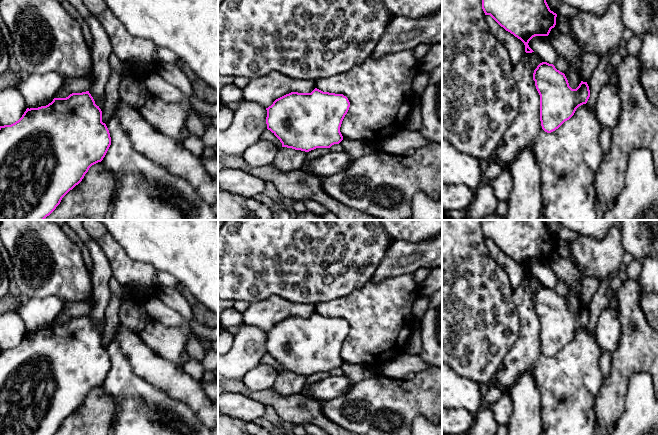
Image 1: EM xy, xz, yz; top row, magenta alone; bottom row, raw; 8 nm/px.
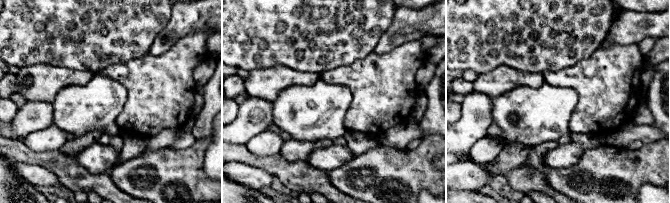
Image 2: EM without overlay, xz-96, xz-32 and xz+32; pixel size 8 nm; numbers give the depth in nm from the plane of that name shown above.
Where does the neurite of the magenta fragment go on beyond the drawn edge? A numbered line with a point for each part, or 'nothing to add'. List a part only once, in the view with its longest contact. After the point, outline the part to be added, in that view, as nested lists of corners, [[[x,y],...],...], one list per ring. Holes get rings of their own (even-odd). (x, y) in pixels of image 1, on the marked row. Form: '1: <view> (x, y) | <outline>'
nothing to add

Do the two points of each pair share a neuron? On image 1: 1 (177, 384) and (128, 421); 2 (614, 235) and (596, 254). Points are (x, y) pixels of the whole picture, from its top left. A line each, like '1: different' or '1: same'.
1: different
2: same

